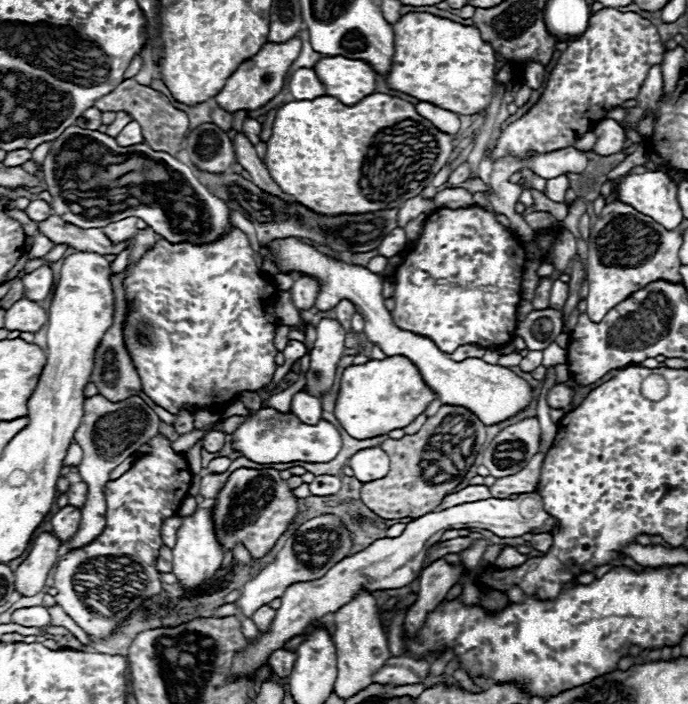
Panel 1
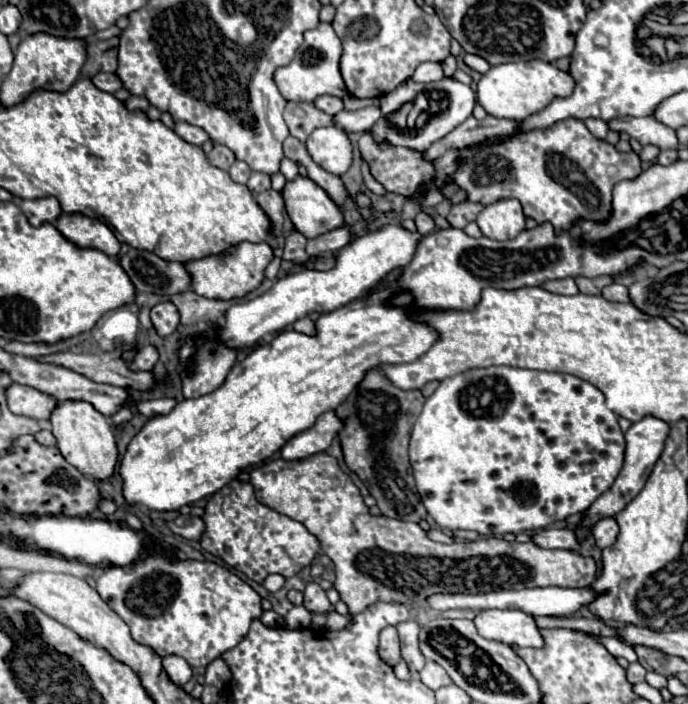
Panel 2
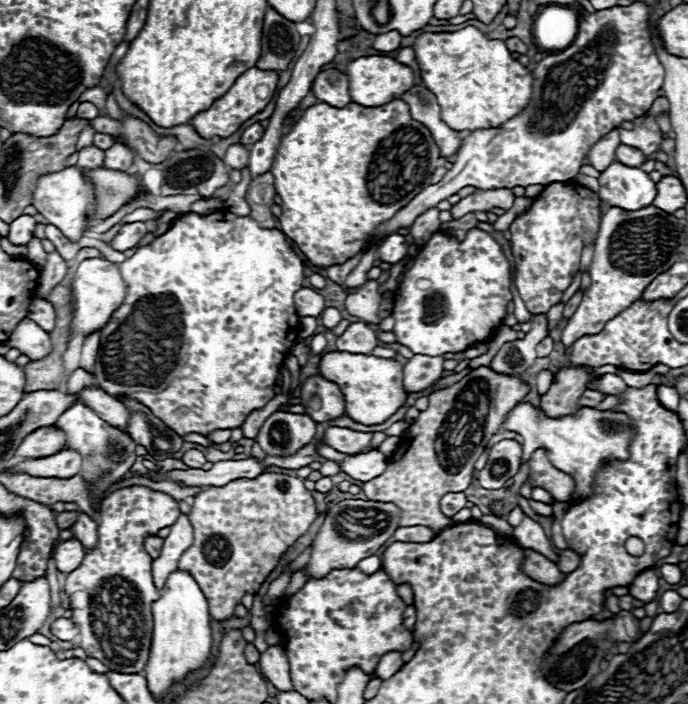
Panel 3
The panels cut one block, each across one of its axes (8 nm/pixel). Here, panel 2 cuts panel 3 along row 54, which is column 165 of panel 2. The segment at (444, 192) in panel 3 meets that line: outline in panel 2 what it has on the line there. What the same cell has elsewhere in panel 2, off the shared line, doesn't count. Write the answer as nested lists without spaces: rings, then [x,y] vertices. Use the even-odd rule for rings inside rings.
[[[154,544],[152,554],[128,564],[110,566],[96,578],[100,598],[130,626],[130,634],[138,644],[150,646],[158,656],[182,656],[190,666],[208,666],[222,652],[240,644],[254,618],[262,616],[260,596],[244,580],[228,568],[210,560],[178,560],[160,544]]]

